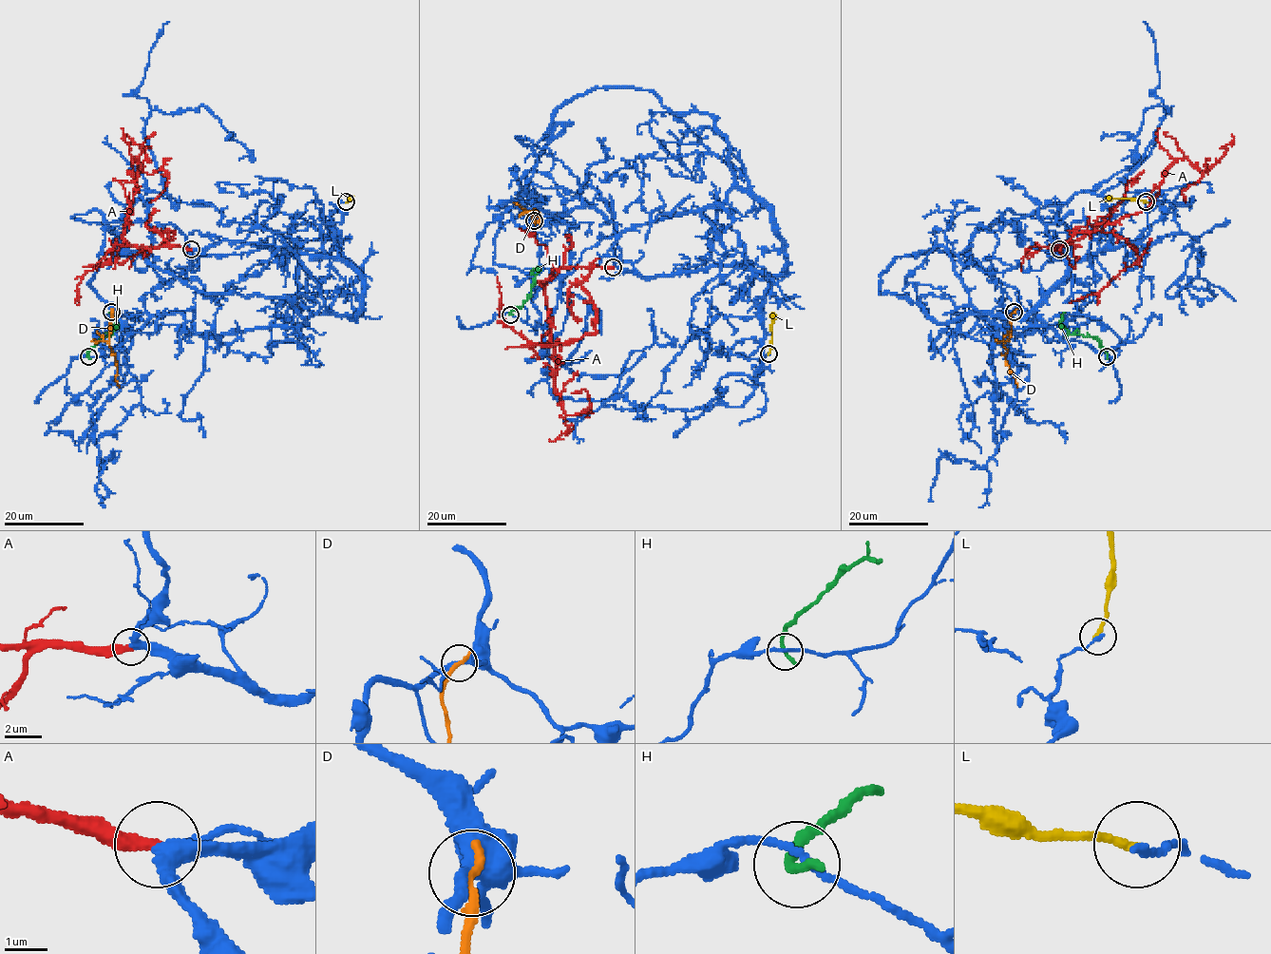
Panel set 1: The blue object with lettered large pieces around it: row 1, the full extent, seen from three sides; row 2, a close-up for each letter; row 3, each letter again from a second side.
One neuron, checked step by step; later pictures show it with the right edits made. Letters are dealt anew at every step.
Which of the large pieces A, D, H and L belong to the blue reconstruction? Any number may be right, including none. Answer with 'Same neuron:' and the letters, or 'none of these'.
Same neuron: A

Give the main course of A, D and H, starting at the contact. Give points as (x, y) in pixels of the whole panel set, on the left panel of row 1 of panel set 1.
A: (191, 249), (133, 247), (123, 238), (132, 210), (132, 159), (141, 172), (167, 174), (166, 185), (149, 201)
D: (111, 312), (108, 344), (115, 360), (117, 371), (114, 377), (119, 387)
H: (88, 356), (87, 353), (114, 329), (116, 321), (109, 312)

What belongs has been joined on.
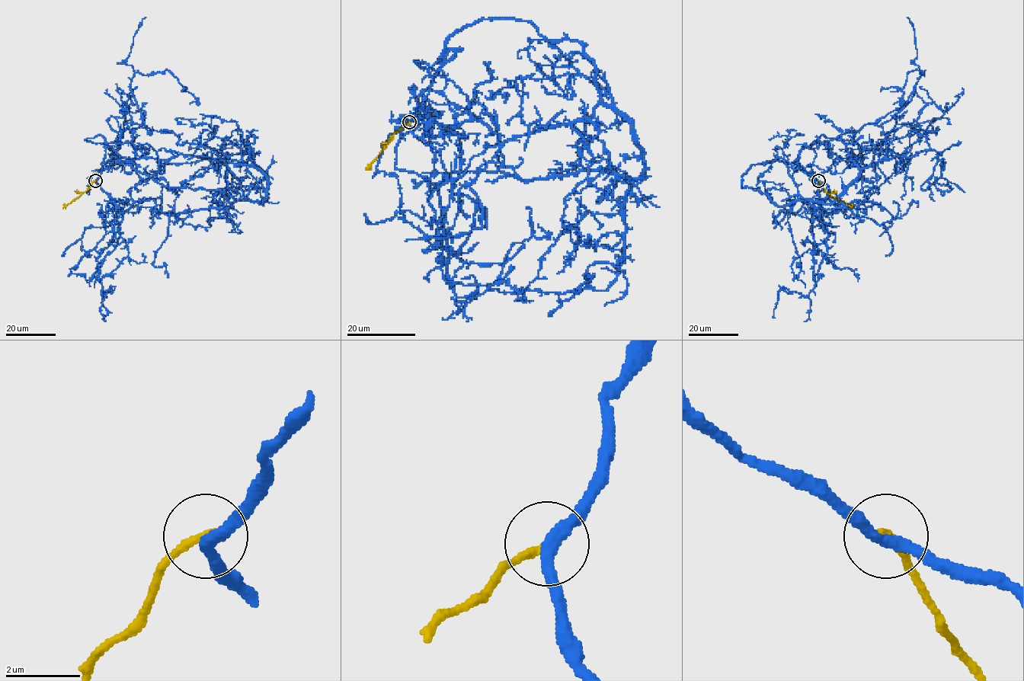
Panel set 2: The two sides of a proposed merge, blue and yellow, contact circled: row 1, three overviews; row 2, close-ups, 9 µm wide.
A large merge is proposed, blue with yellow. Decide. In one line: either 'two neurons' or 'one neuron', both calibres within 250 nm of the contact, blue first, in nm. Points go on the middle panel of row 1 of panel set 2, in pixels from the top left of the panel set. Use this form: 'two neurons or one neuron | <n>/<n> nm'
two neurons | 320/220 nm

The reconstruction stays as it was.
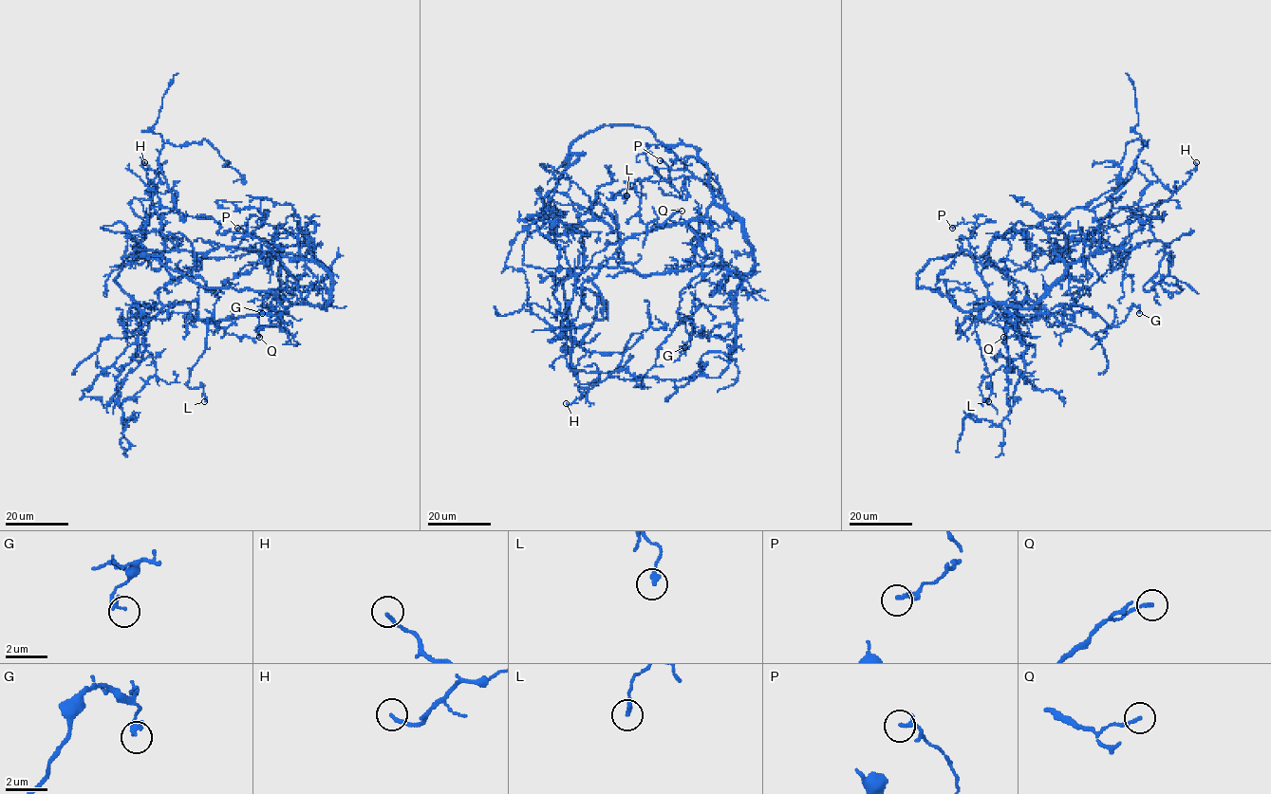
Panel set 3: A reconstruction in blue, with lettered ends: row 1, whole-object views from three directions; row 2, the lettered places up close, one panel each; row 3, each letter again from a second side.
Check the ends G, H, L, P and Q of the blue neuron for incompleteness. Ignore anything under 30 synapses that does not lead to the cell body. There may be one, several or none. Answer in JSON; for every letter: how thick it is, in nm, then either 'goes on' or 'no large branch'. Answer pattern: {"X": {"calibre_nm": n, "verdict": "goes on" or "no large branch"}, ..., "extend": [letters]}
{"G": {"calibre_nm": 200, "verdict": "no large branch"}, "H": {"calibre_nm": 160, "verdict": "no large branch"}, "L": {"calibre_nm": 190, "verdict": "no large branch"}, "P": {"calibre_nm": 160, "verdict": "no large branch"}, "Q": {"calibre_nm": 150, "verdict": "no large branch"}, "extend": []}

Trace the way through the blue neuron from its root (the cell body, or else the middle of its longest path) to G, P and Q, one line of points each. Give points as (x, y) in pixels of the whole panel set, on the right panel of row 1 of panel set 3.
G: (938, 291), (963, 310), (997, 304), (1009, 314), (1052, 314), (1091, 335), (1120, 324), (1133, 304), (1139, 313)
P: (938, 291), (963, 310), (999, 303), (989, 295), (970, 253), (969, 239), (974, 224), (960, 223), (952, 228)
Q: (938, 291), (963, 310), (997, 304), (1014, 314), (1018, 318), (1014, 325), (1023, 334), (1005, 339), (1003, 337)

